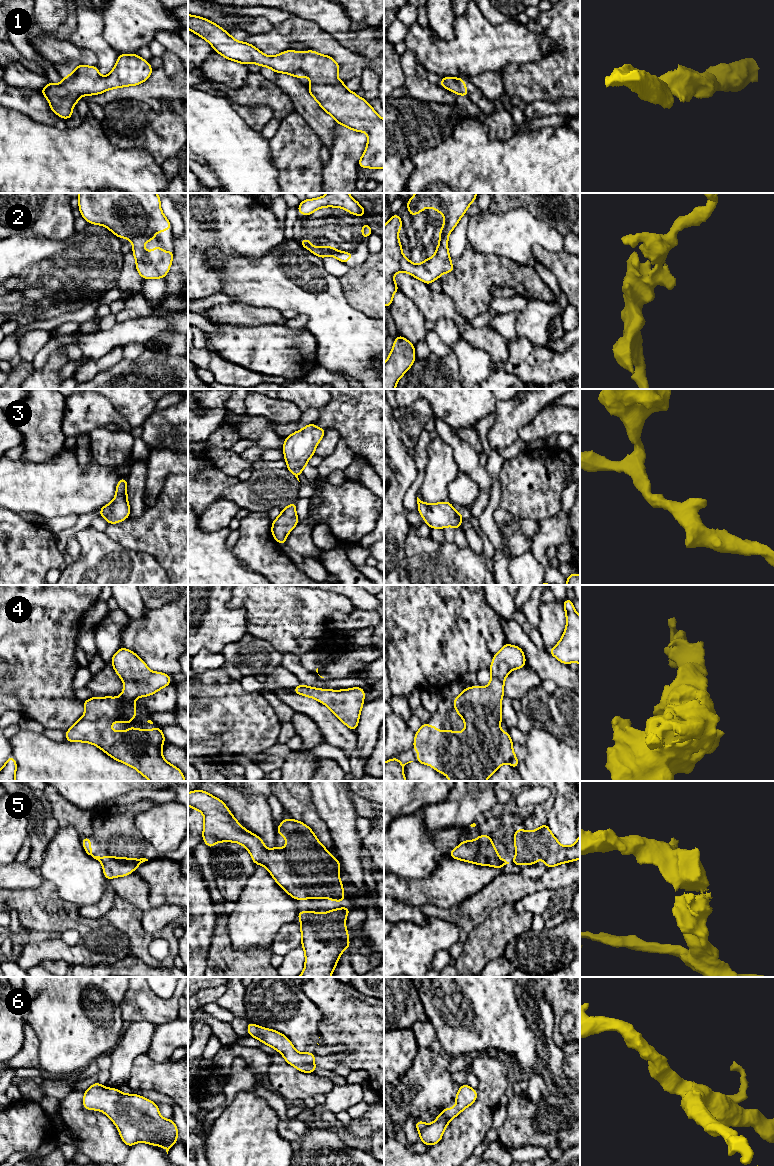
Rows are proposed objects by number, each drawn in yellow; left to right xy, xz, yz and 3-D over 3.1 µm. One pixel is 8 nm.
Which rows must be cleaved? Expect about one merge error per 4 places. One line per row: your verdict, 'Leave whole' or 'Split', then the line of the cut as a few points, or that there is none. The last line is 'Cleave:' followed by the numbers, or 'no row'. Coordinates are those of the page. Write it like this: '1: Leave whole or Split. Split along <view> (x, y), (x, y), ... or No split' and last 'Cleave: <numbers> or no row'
1: Leave whole. No split
2: Leave whole. No split
3: Leave whole. No split
4: Leave whole. No split
5: Leave whole. No split
6: Leave whole. No split
Cleave: no row

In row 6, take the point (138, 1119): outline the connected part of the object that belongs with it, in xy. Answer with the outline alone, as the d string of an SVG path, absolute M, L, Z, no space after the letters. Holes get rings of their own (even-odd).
M99 1082L91 1085L85 1090L83 1096L83 1107L87 1110L99 1110L105 1113L110 1120L117 1126L122 1141L131 1147L138 1142L145 1142L148 1145L156 1145L166 1149L168 1154L169 1149L177 1142L178 1129L175 1122L171 1119L161 1117L158 1106L151 1100L137 1094L124 1094L116 1088L106 1088Z

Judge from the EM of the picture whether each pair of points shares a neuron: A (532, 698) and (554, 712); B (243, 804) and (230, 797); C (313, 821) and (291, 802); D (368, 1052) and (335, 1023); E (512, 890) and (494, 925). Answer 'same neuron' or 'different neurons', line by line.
A: same neuron
B: same neuron
C: same neuron
D: same neuron
E: different neurons

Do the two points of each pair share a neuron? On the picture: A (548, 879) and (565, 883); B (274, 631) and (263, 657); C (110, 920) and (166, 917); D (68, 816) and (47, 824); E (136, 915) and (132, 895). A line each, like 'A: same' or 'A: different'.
A: same
B: different
C: different
D: different
E: different

